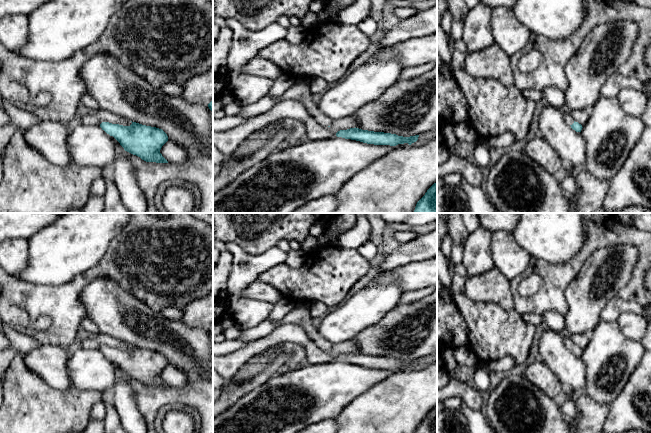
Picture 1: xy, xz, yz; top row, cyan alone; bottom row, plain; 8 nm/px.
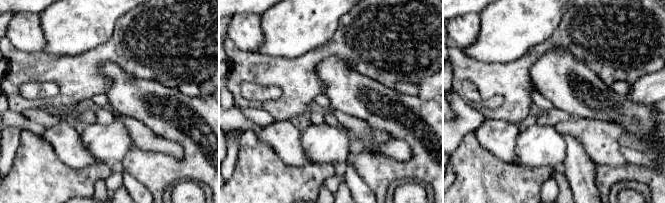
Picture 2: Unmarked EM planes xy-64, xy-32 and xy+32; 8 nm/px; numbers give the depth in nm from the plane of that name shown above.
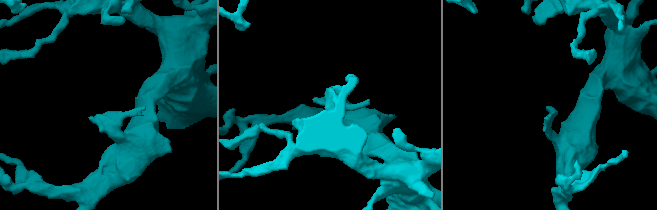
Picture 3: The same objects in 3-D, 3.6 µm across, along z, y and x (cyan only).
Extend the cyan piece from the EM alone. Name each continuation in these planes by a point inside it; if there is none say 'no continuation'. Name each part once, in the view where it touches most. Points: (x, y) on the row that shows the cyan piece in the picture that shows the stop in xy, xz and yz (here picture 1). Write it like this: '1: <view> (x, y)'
1: yz (569, 120)

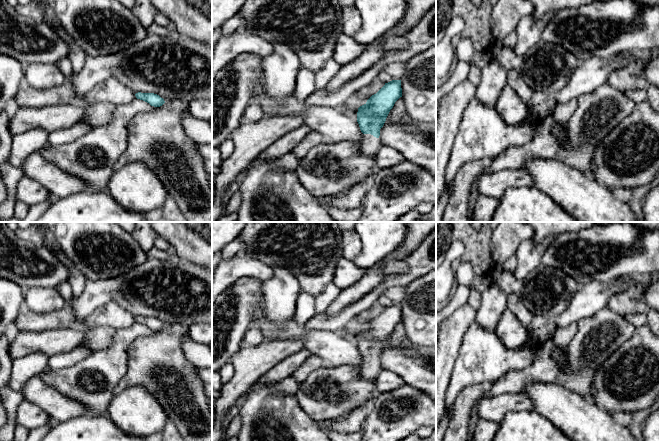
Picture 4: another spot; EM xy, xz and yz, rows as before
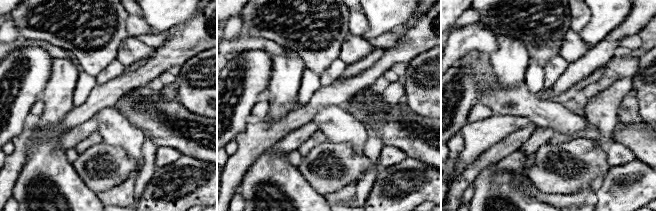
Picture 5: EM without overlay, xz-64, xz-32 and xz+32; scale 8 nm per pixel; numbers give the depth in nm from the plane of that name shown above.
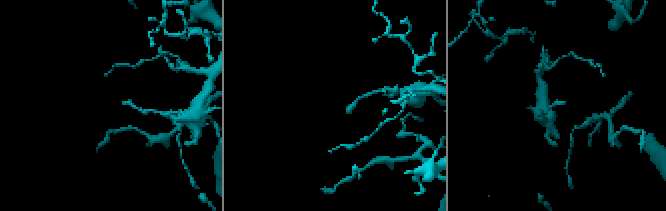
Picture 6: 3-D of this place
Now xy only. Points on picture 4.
no continuation

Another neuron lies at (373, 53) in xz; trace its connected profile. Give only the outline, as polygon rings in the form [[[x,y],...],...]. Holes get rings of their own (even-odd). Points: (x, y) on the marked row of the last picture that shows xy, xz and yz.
[[[367,45],[365,51],[355,60],[341,66],[338,73],[325,87],[328,91],[338,89],[344,83],[354,79],[379,61],[387,50],[380,45]]]

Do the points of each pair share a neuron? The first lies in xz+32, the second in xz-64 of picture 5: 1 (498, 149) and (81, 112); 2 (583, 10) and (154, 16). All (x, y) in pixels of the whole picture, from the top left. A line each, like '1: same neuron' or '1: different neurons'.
1: different neurons
2: different neurons

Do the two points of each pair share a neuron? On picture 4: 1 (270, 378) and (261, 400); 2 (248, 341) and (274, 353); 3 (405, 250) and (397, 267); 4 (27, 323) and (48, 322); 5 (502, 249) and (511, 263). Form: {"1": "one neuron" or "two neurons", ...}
{"1": "two neurons", "2": "two neurons", "3": "two neurons", "4": "one neuron", "5": "two neurons"}

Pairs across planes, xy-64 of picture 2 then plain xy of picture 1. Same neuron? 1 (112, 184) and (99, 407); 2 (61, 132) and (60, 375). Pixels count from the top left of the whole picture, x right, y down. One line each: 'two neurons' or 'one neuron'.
1: one neuron
2: one neuron

